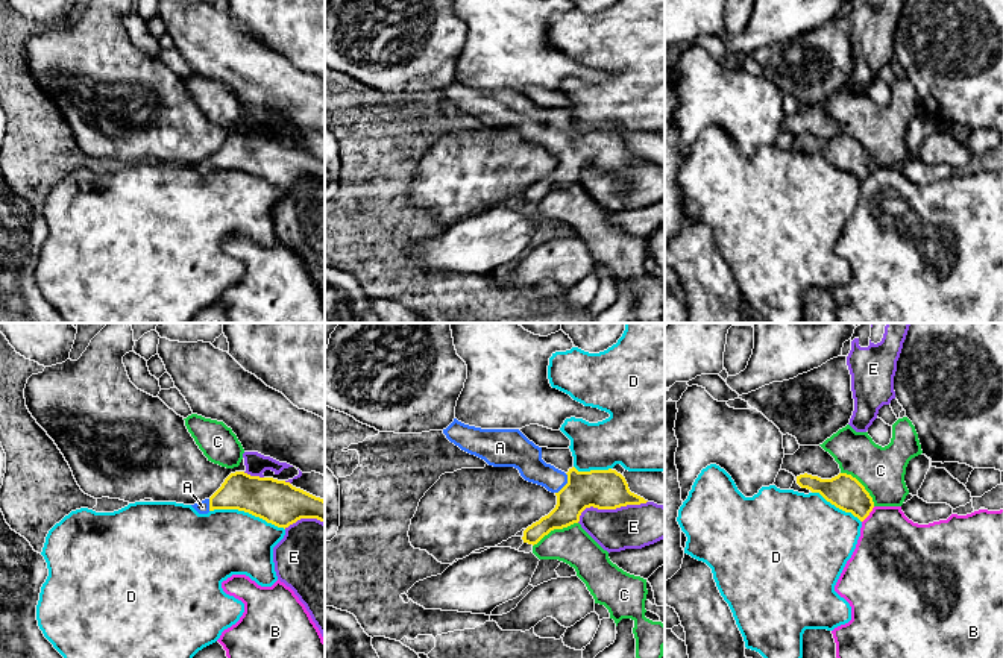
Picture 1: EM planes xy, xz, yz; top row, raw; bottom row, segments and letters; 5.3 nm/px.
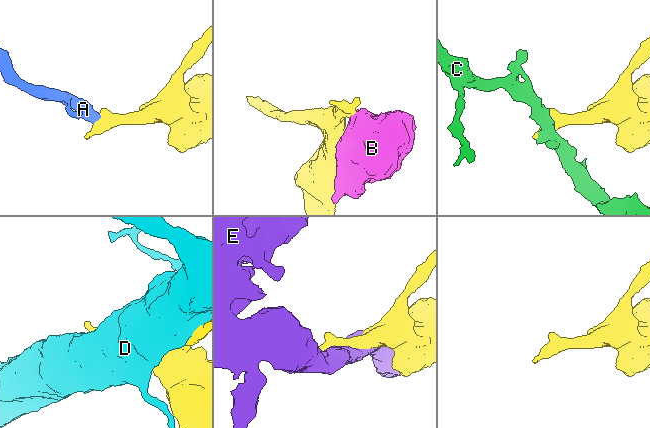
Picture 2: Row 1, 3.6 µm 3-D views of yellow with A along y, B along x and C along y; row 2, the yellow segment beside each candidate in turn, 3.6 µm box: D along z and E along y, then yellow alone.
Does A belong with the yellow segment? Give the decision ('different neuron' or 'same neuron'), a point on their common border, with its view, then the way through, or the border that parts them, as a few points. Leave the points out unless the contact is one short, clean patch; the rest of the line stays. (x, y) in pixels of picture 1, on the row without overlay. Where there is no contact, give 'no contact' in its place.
same neuron; meets yellow in xz at (566, 144); runs through xz (600, 149), (566, 144), (543, 135), (527, 119)

